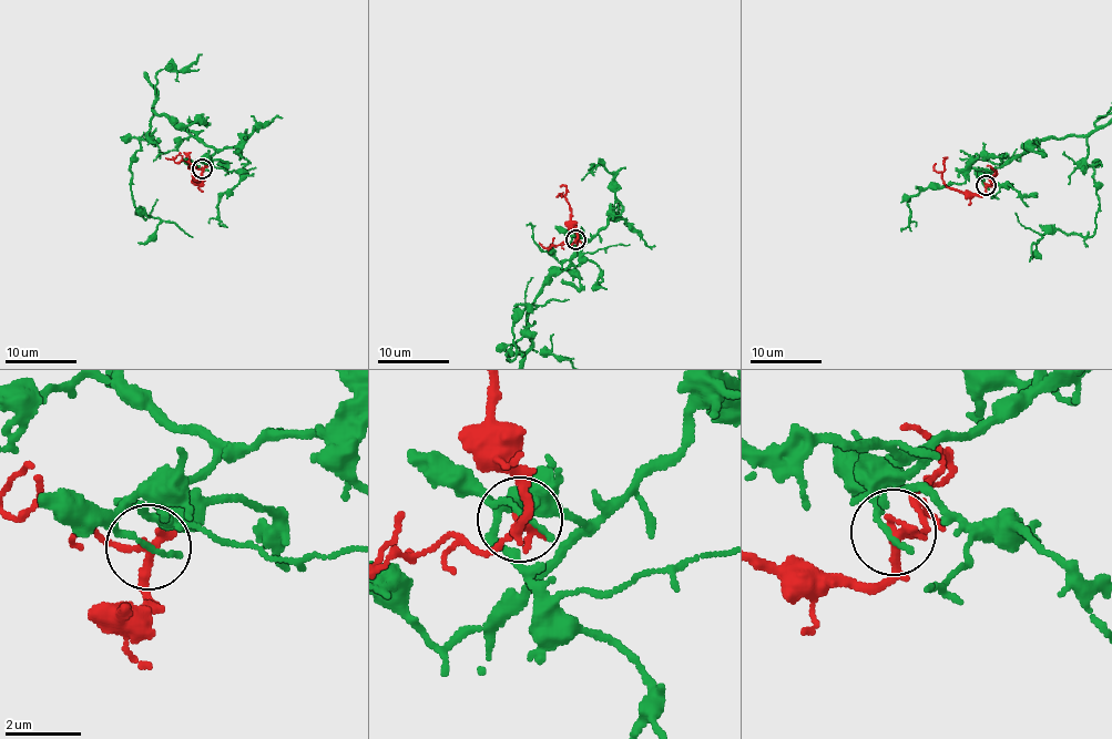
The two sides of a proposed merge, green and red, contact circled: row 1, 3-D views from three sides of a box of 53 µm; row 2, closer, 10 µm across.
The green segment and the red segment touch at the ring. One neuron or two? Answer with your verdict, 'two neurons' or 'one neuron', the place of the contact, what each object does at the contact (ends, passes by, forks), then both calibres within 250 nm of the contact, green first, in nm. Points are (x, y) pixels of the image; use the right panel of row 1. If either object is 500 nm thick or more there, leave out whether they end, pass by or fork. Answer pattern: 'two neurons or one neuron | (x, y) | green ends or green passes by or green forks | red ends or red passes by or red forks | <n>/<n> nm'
two neurons | (986, 185) | green ends | red passes by | 160/240 nm

